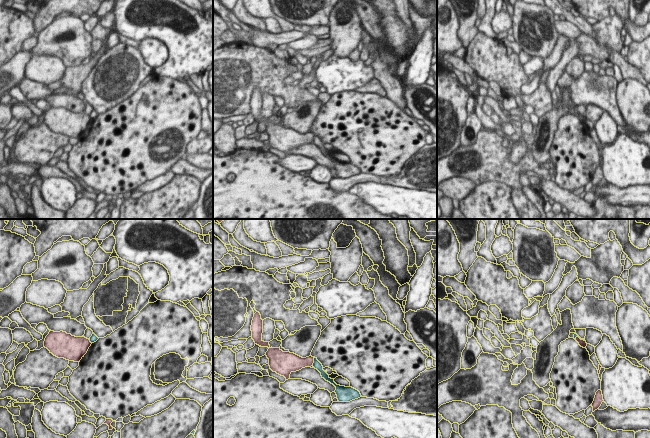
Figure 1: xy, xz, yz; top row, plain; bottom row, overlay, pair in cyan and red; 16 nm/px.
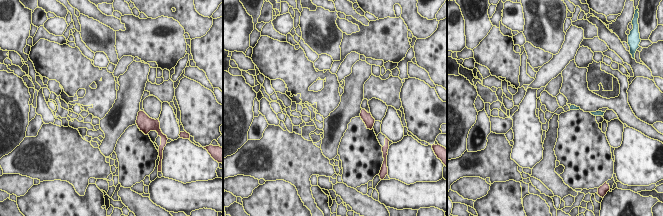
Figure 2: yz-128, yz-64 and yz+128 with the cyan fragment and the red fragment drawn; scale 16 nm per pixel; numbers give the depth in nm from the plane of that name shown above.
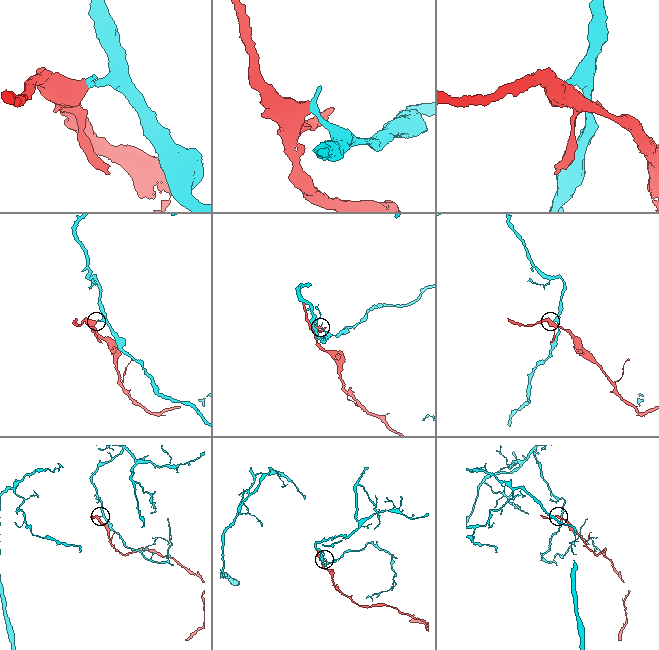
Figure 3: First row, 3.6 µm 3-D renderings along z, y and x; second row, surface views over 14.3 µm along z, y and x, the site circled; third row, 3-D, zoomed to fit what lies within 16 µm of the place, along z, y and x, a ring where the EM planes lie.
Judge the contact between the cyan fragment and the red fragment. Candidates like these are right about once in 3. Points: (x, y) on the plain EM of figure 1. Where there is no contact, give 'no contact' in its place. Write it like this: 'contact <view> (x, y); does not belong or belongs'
contact xz (314, 137); does not belong

